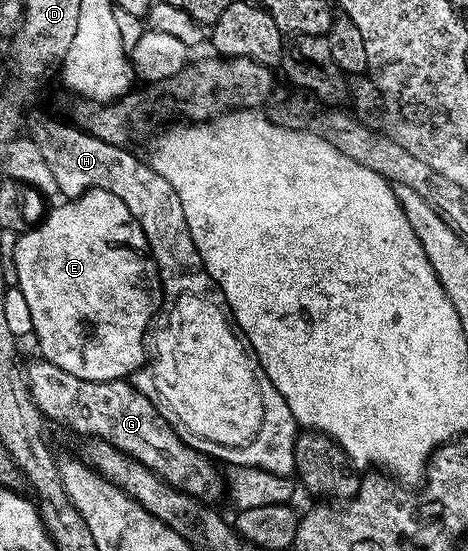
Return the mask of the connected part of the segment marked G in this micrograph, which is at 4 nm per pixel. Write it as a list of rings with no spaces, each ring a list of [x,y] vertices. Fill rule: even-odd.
[[[37,358],[27,368],[27,383],[31,398],[46,421],[66,424],[71,431],[78,432],[81,438],[107,441],[132,460],[138,460],[150,468],[172,488],[186,492],[196,500],[213,502],[216,498],[218,465],[209,457],[196,452],[192,443],[185,441],[184,444],[177,437],[178,429],[157,413],[158,405],[153,405],[143,393],[136,392],[128,379],[75,378],[75,374],[67,374],[67,370],[55,366],[49,360]]]

